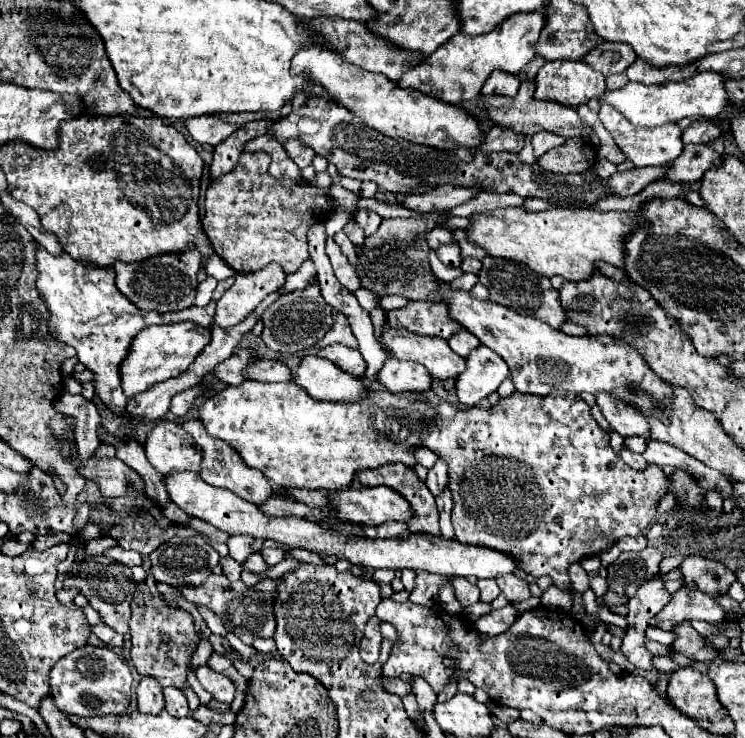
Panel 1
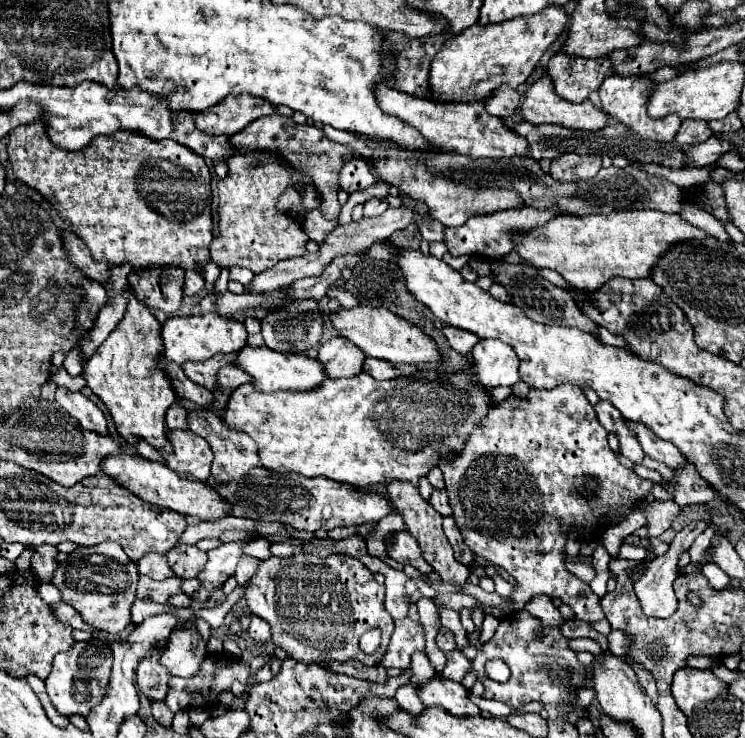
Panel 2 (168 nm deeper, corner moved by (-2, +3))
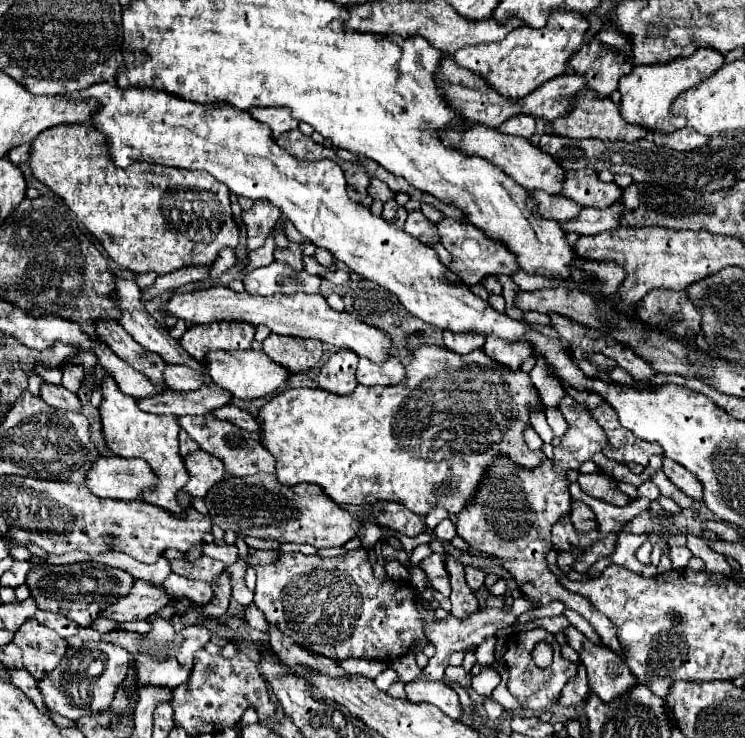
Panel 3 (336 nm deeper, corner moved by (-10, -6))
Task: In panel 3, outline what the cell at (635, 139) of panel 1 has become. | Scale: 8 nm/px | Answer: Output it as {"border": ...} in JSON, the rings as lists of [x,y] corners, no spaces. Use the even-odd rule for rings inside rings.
{"border":[[[703,48],[703,50],[695,50],[691,58],[677,58],[677,60],[659,64],[659,66],[633,66],[633,70],[625,74],[619,82],[621,116],[631,124],[639,124],[639,126],[661,130],[661,132],[673,132],[677,128],[683,128],[687,120],[671,112],[673,100],[681,92],[695,86],[699,80],[717,72],[723,66],[723,62],[725,62],[723,54],[711,48]]]}

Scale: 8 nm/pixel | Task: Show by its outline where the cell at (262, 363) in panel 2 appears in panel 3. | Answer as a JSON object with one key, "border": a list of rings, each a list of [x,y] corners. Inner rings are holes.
{"border":[[[211,350],[205,354],[203,364],[207,368],[207,374],[211,380],[221,386],[223,390],[231,392],[235,398],[241,400],[251,400],[251,398],[261,398],[265,394],[275,392],[277,388],[285,386],[289,380],[289,374],[283,366],[275,364],[263,350],[233,350],[233,352],[223,352],[223,350]]]}

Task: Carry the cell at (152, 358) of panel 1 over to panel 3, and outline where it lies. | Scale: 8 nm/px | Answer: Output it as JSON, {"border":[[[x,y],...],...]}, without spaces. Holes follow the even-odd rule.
{"border":[[[209,322],[191,326],[183,338],[181,346],[199,362],[203,362],[209,350],[245,350],[251,346],[255,336],[255,326],[245,322]]]}

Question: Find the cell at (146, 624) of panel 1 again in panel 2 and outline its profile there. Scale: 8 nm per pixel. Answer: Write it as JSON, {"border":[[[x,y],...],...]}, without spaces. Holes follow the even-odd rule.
{"border":[[[159,641],[157,649],[151,651],[151,657],[139,661],[137,685],[149,699],[165,699],[169,689],[169,679],[173,677],[171,673],[167,673],[167,669],[163,669],[163,665],[159,665],[163,649],[167,649],[167,641]]]}

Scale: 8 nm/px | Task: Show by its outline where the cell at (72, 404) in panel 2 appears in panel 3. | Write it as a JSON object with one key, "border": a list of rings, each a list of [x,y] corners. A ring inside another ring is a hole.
{"border":[[[43,382],[41,384],[41,398],[53,408],[63,408],[63,410],[79,410],[81,408],[77,394],[65,390],[63,386],[57,386],[57,384]]]}

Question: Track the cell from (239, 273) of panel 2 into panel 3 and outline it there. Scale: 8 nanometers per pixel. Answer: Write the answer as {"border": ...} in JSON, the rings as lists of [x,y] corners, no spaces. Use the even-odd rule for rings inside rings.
{"border":[[[273,262],[269,266],[251,270],[243,278],[243,284],[249,294],[261,294],[261,296],[269,296],[275,292],[281,292],[281,294],[297,294],[297,292],[319,294],[321,292],[321,276],[311,276],[305,270],[301,272],[291,270],[291,266],[281,262]]]}

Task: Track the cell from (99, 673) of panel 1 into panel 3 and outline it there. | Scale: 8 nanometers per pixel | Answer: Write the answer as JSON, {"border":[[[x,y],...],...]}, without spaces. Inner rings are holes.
{"border":[[[83,642],[79,648],[67,648],[63,662],[59,662],[59,666],[47,674],[47,678],[39,680],[39,692],[43,694],[43,702],[51,712],[79,720],[83,716],[101,712],[111,704],[119,682],[127,678],[129,662],[131,658],[127,650],[119,646],[105,642]]]}

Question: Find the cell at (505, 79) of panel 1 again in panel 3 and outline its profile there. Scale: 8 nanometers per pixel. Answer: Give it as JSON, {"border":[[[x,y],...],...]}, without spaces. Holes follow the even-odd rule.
{"border":[[[513,116],[503,126],[499,126],[499,132],[521,136],[521,138],[531,138],[535,132],[535,120],[533,116]]]}

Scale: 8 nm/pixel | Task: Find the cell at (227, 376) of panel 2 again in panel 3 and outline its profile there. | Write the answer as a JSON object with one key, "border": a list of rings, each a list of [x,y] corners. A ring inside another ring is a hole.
{"border":[[[217,384],[203,386],[195,392],[173,392],[167,390],[163,396],[151,396],[139,400],[139,408],[159,416],[183,416],[183,414],[207,414],[229,402],[233,396]]]}

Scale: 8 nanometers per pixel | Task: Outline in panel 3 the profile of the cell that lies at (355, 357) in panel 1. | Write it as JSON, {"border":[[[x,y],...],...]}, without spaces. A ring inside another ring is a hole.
{"border":[[[339,350],[329,356],[329,360],[321,366],[317,382],[319,388],[333,394],[351,394],[357,386],[355,366],[359,356],[351,350]]]}

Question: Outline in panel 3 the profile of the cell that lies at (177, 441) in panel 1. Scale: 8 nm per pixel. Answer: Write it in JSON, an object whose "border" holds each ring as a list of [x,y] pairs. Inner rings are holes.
{"border":[[[203,450],[189,454],[185,458],[185,466],[189,472],[189,482],[185,486],[185,492],[189,492],[191,496],[197,496],[197,498],[203,498],[215,482],[219,482],[221,478],[227,476],[223,462]]]}

